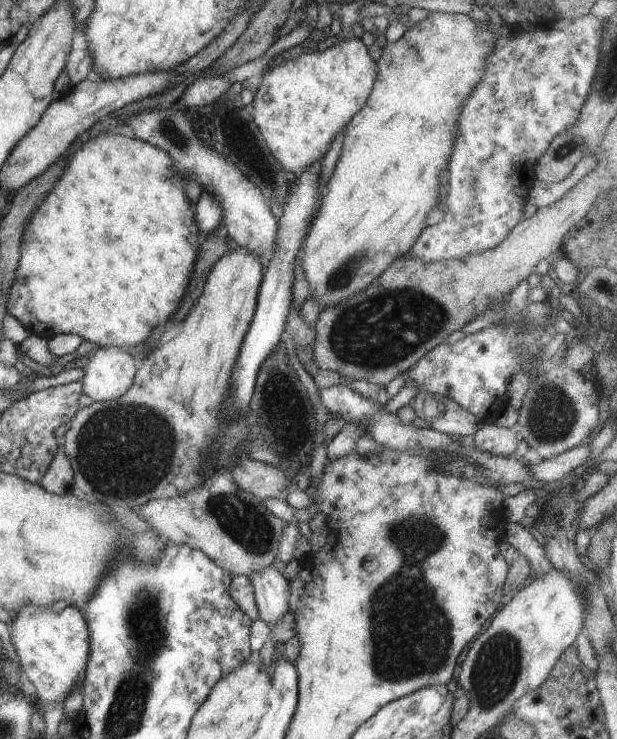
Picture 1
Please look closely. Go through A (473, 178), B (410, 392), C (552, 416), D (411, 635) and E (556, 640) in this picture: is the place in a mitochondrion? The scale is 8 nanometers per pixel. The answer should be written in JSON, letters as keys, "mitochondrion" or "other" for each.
{"A":"mitochondrion","B":"other","C":"mitochondrion","D":"mitochondrion","E":"other"}

